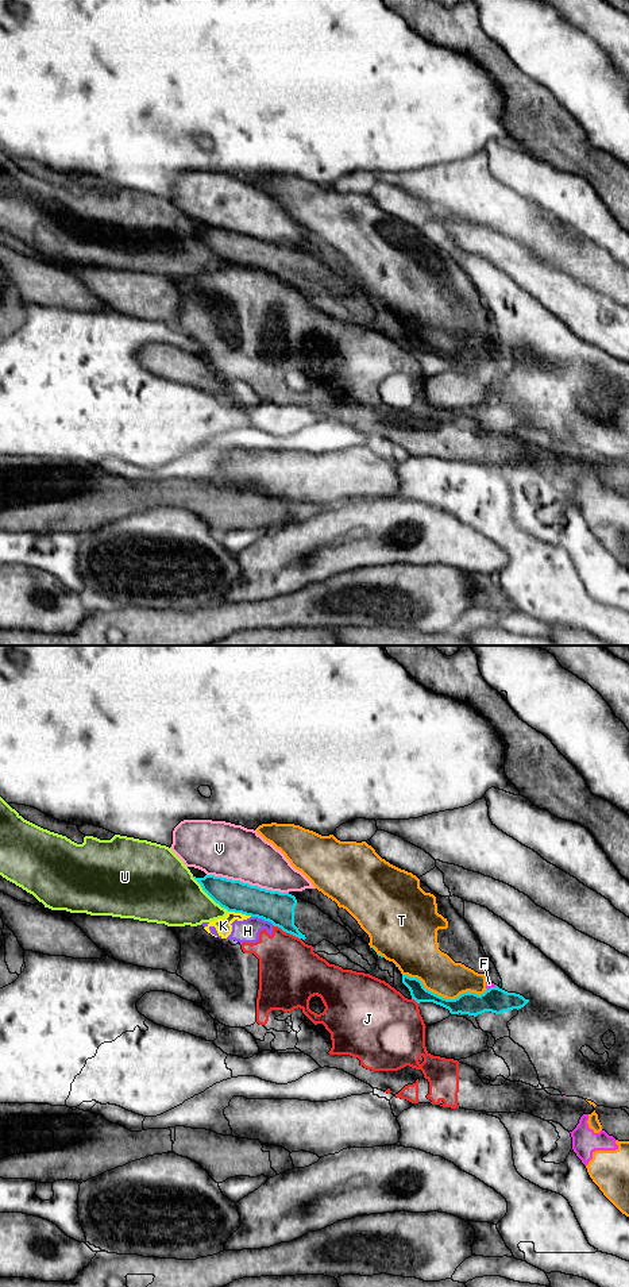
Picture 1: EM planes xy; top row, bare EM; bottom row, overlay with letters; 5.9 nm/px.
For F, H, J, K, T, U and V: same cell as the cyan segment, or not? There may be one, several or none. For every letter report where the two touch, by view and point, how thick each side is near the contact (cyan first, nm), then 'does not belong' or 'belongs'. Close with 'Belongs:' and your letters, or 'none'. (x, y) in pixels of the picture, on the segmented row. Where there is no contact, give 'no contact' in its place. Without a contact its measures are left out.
F: xy (490, 987) | 150/40 nm | does not belong
H: xy (263, 918) | 190/140 nm | does not belong
J: xy (288, 932) | 190/380 nm | does not belong
K: xy (240, 912) | 190/100 nm | does not belong
T: xy (444, 998) | 140/220 nm | does not belong
U: xy (209, 896) | 190/360 nm | does not belong
V: xy (247, 883) | 190/320 nm | does not belong
Belongs: none

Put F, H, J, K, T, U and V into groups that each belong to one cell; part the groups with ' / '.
F T / H J K / U / V

